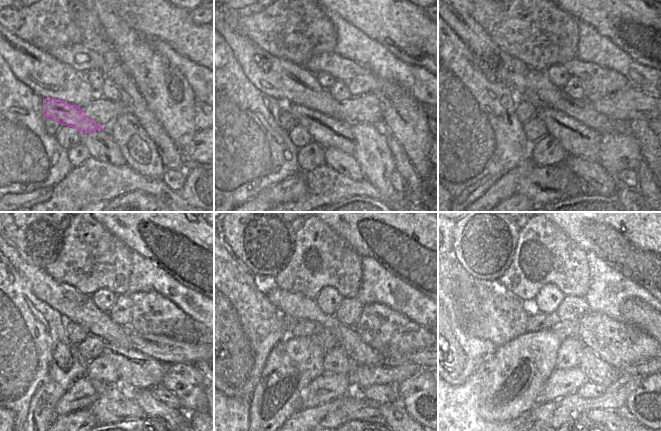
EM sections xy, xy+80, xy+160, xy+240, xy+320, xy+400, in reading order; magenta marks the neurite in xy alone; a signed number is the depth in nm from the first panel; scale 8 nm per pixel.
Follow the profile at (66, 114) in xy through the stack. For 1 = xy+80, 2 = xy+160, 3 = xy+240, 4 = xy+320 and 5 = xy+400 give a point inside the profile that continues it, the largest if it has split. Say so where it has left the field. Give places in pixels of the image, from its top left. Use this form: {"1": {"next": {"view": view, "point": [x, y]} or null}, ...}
{"1": {"next": {"view": "xy+80", "point": [326, 131]}}, "2": {"next": {"view": "xy+160", "point": [577, 140]}}, "3": {"next": {"view": "xy+240", "point": [136, 370]}}, "4": {"next": {"view": "xy+320", "point": [389, 372]}}, "5": {"next": {"view": "xy+400", "point": [641, 368]}}}

